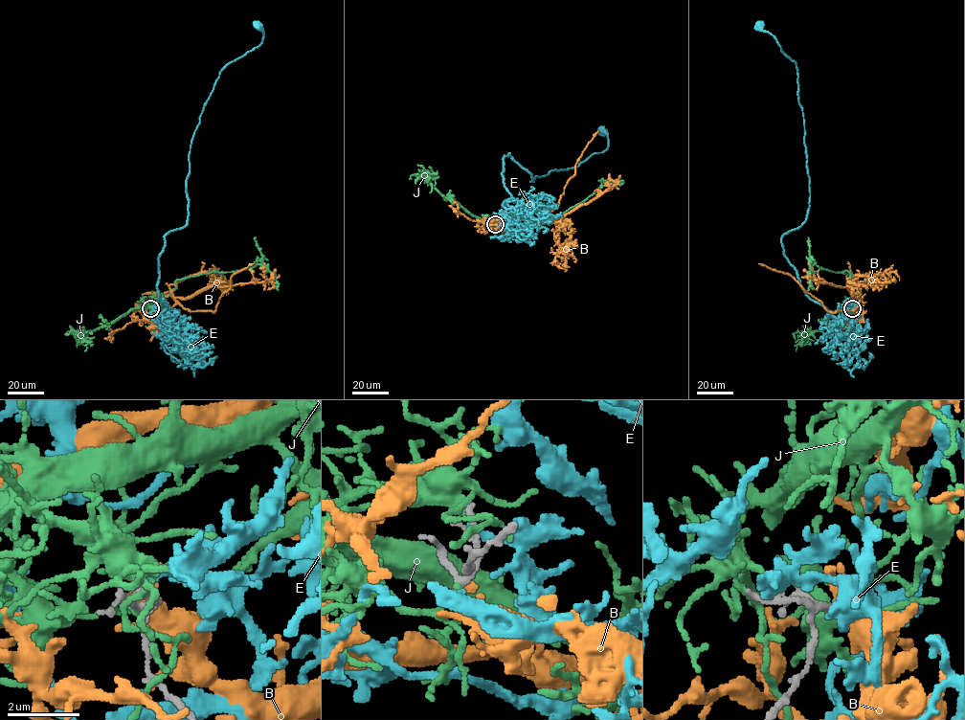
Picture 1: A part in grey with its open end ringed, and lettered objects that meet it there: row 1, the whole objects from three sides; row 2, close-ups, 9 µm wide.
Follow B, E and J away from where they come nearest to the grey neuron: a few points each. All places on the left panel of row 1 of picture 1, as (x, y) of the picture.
B: (150, 308), (160, 313), (179, 303), (190, 311), (213, 313), (219, 298), (230, 287), (232, 276), (253, 264)
E: (151, 307), (160, 328), (159, 258), (166, 235), (187, 224), (203, 106), (219, 71), (261, 42), (258, 25)
J: (150, 309), (143, 305), (169, 293), (177, 281), (263, 263), (275, 276), (279, 290)

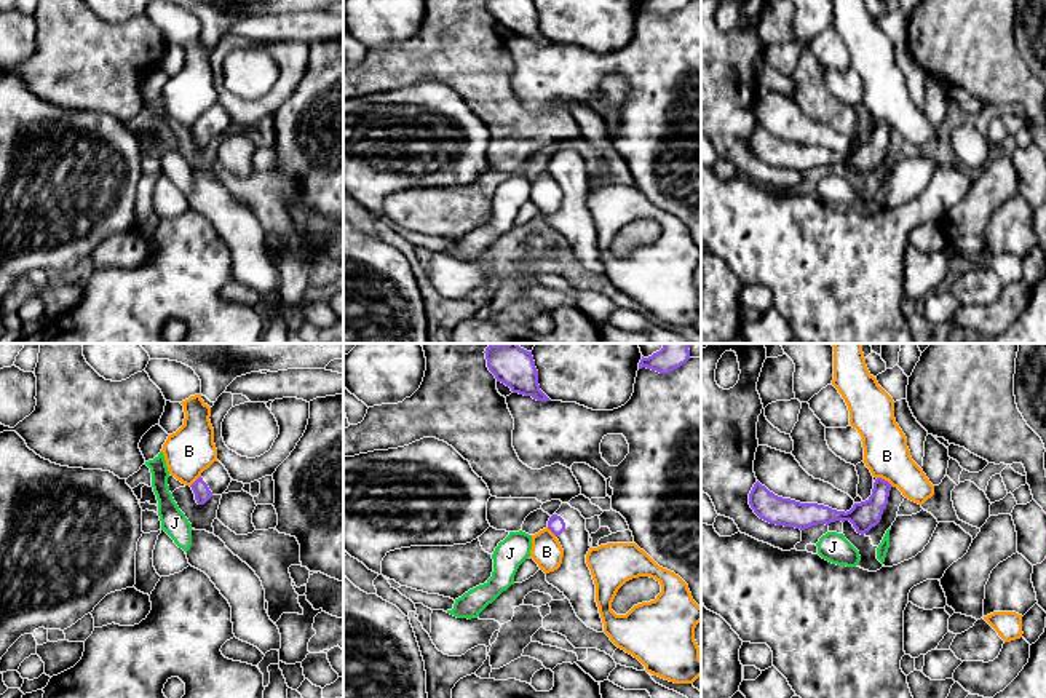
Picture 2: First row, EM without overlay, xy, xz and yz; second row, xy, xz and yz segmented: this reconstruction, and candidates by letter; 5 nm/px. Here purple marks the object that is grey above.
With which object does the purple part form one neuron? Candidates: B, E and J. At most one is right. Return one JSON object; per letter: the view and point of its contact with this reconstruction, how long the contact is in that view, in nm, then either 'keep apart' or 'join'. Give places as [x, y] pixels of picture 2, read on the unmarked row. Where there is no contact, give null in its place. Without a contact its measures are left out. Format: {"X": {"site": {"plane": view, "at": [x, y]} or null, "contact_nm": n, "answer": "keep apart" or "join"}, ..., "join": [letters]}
{"B": {"site": {"plane": "yz", "at": [883, 122]}, "contact_nm": 100, "answer": "keep apart"}, "E": {"site": null, "answer": "keep apart"}, "J": {"site": null, "answer": "keep apart"}, "join": []}

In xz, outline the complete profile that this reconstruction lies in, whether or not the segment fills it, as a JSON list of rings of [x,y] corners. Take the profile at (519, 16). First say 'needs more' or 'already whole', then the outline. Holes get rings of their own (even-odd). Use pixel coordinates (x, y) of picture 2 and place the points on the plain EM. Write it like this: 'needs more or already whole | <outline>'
already whole | [[[485,0],[489,13],[497,24],[505,26],[513,35],[532,38],[537,43],[551,43],[538,27],[538,13],[533,0]]]

